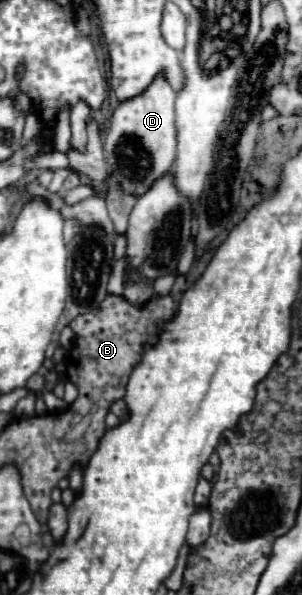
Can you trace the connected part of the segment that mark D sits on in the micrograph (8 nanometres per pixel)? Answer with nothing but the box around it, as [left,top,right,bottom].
[104,75,176,195]

